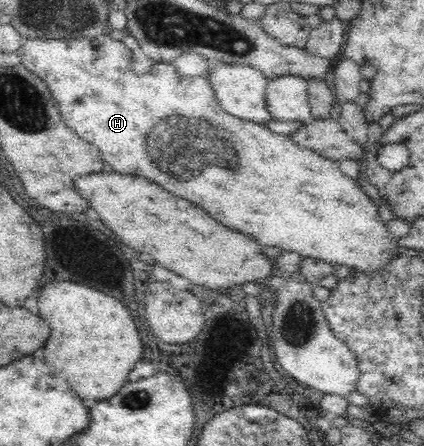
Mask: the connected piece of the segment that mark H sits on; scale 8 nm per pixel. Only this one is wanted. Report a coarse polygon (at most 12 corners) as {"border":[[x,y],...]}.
{"border":[[104,33],[16,54],[109,170],[351,270],[399,247],[338,161]]}

